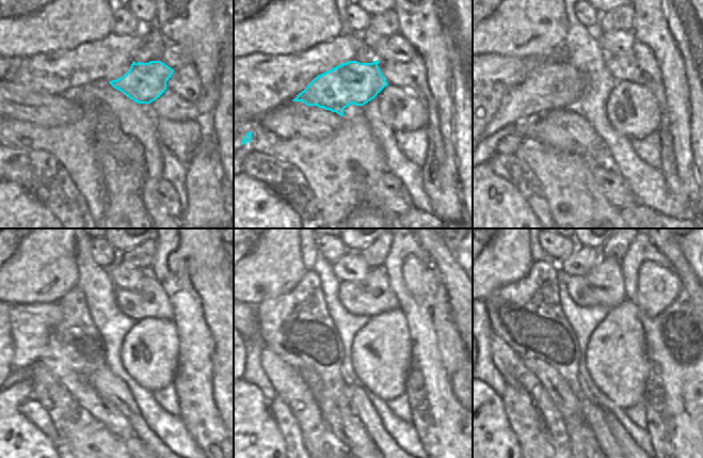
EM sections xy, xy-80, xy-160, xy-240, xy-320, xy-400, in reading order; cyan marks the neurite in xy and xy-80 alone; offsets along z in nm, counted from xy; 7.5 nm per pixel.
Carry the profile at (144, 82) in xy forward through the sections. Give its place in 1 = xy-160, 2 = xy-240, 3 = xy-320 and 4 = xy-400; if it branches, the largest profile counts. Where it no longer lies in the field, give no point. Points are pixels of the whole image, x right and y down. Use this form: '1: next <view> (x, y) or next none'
1: next xy-160 (553, 85)
2: next xy-240 (30, 324)
3: next xy-320 (255, 335)
4: next none

